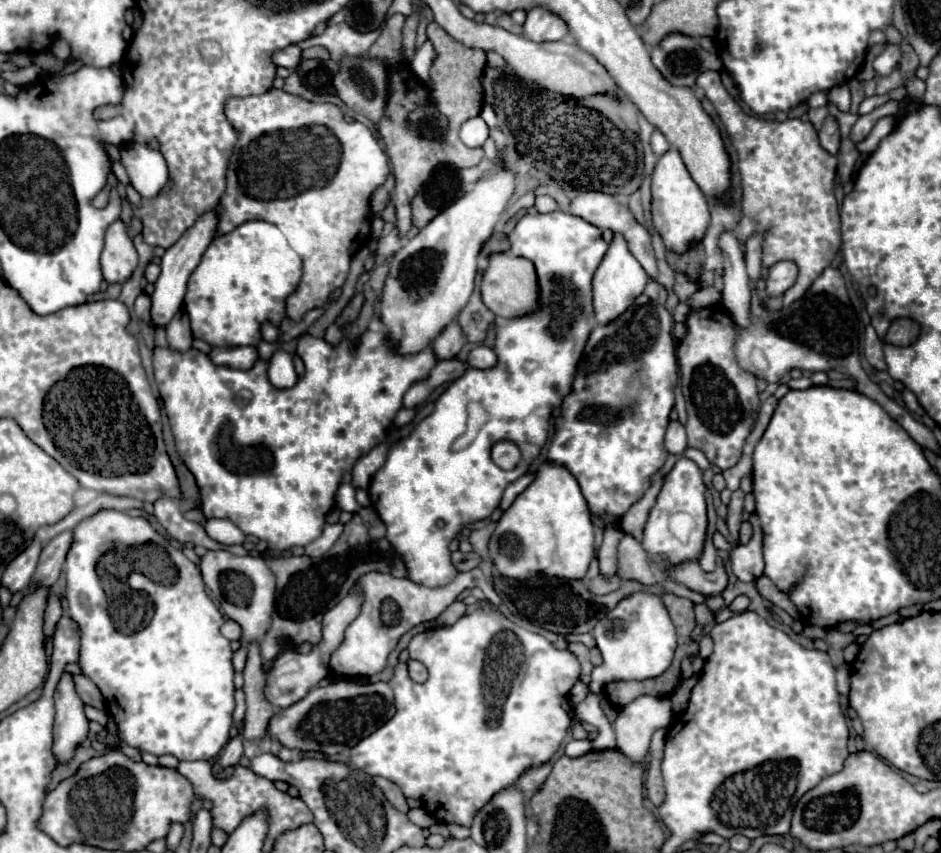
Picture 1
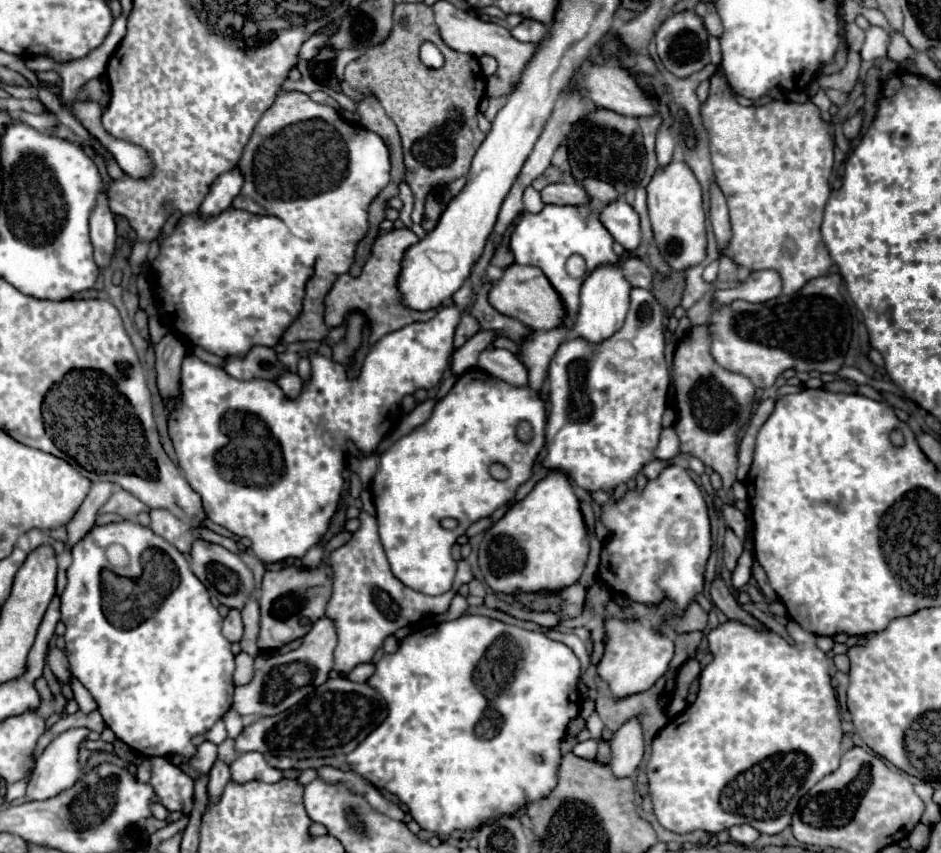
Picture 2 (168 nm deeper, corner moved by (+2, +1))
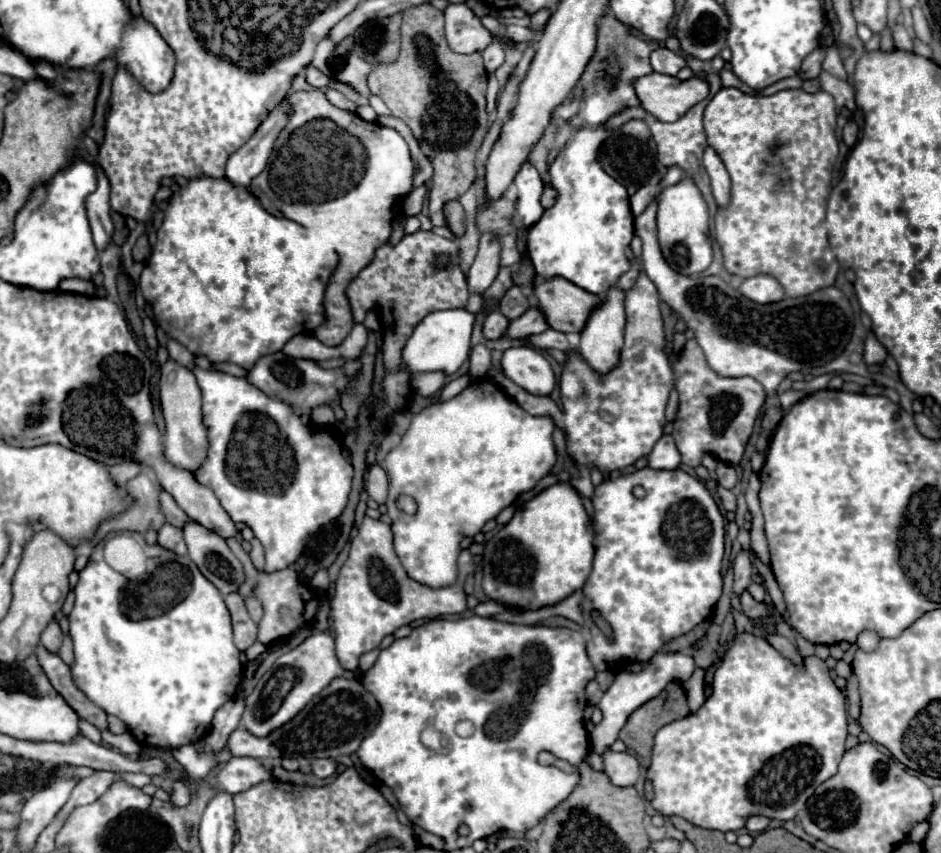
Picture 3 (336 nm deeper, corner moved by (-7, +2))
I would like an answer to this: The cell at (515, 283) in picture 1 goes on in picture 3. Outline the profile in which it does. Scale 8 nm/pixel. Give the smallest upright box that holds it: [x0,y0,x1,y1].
[533,278,601,332]

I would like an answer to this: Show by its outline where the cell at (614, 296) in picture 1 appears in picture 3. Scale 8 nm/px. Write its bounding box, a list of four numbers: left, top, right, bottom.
[577,286,625,374]

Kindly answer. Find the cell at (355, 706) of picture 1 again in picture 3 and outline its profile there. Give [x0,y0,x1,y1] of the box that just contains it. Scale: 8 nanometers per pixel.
[225,678,379,758]

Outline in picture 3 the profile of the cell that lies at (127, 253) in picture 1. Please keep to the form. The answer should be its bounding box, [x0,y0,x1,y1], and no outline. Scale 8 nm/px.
[87,168,113,250]

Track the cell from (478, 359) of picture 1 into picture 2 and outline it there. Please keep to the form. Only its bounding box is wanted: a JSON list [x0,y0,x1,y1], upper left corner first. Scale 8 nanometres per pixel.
[478,349,528,385]

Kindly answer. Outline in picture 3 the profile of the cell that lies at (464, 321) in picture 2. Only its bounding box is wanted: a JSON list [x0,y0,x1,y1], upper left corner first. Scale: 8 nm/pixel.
[483,312,509,340]

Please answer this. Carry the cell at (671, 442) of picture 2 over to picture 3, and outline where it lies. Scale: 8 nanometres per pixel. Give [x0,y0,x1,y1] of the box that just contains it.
[647,434,681,470]

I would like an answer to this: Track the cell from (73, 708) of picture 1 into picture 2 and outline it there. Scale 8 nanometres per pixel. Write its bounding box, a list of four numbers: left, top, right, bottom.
[26,729,88,801]

